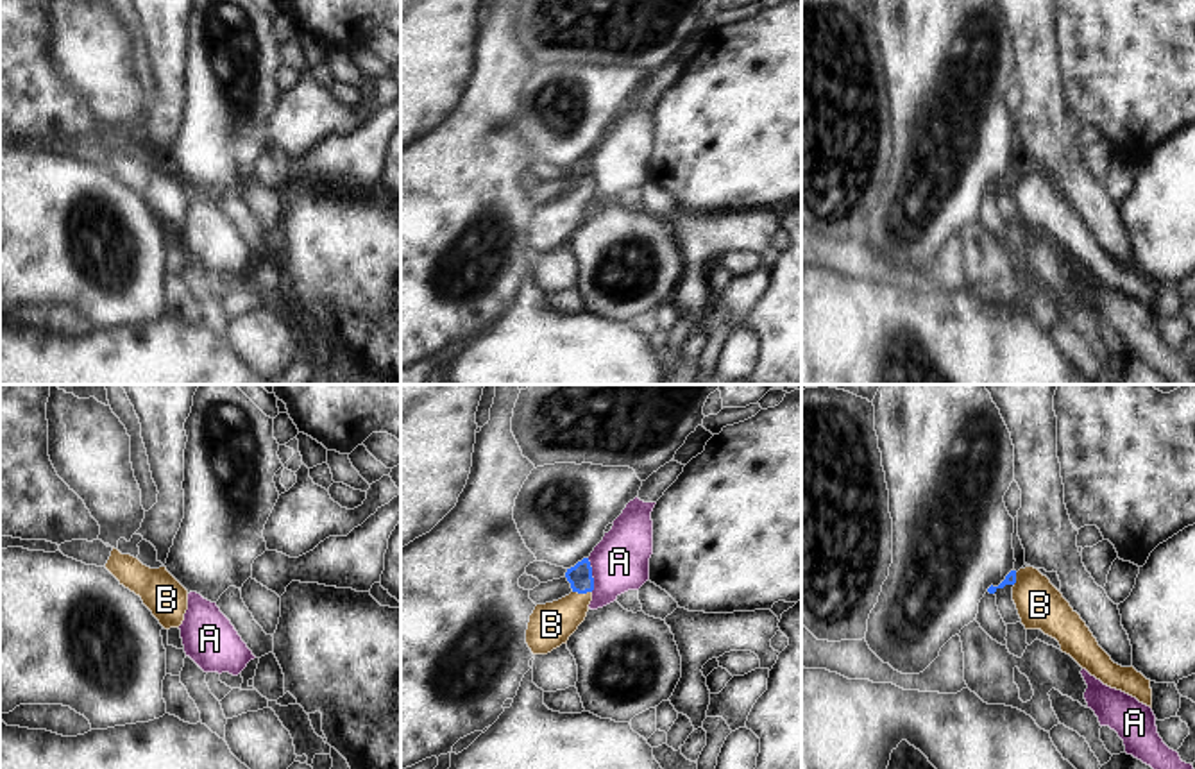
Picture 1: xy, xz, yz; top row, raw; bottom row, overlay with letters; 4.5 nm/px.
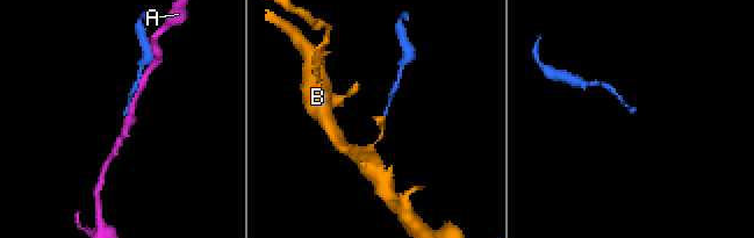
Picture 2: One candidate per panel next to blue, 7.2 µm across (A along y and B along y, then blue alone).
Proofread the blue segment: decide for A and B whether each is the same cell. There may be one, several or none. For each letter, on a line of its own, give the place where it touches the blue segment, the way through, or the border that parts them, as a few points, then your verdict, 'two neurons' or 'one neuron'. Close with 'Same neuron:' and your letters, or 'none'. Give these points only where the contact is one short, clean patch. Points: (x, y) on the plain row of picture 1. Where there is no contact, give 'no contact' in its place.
A: contact xz (591, 174); two neurons
B: contact xz (582, 192); way xz (580, 176), (582, 192), (551, 224); one neuron
Same neuron: B

